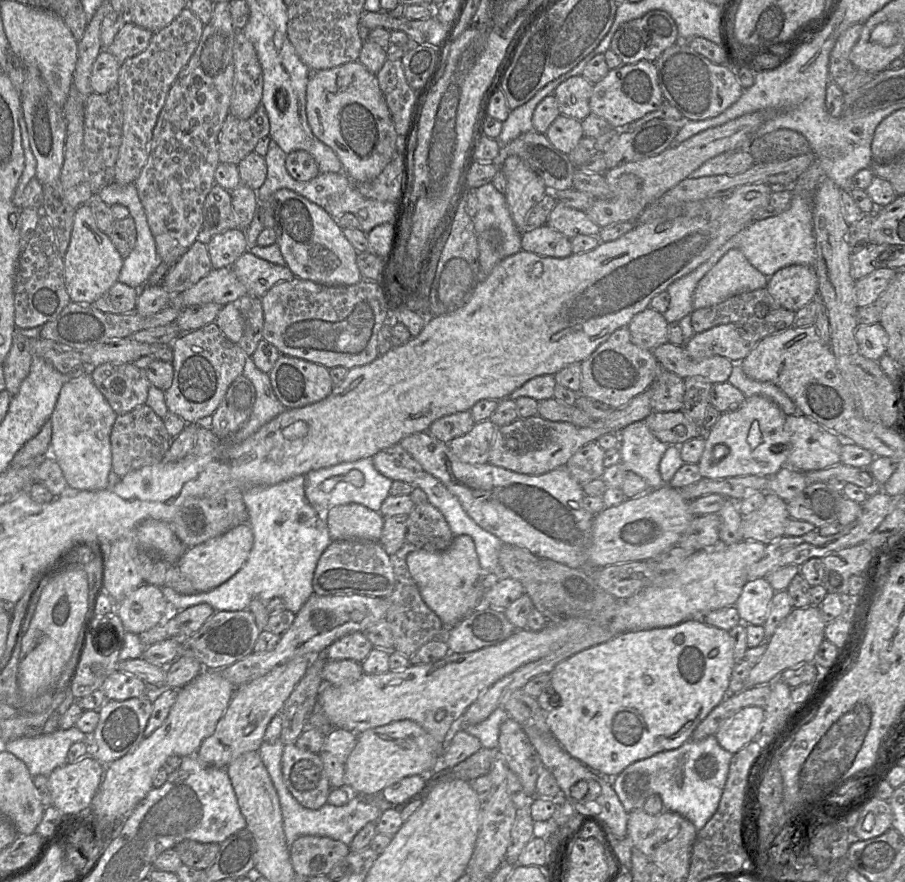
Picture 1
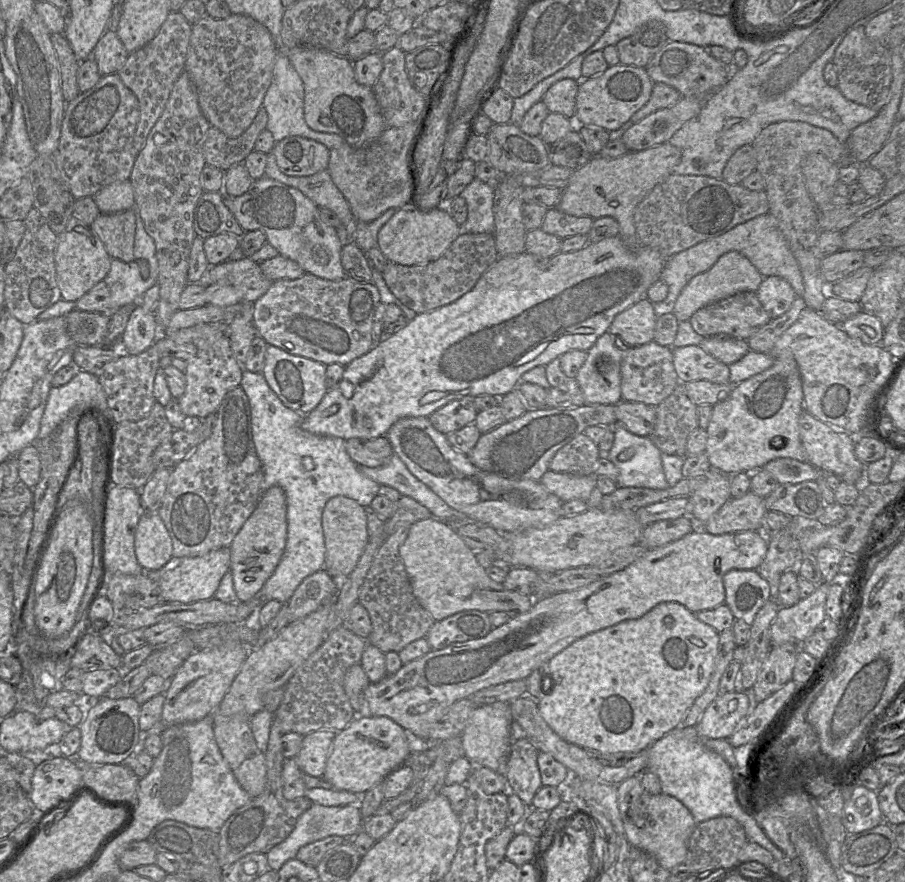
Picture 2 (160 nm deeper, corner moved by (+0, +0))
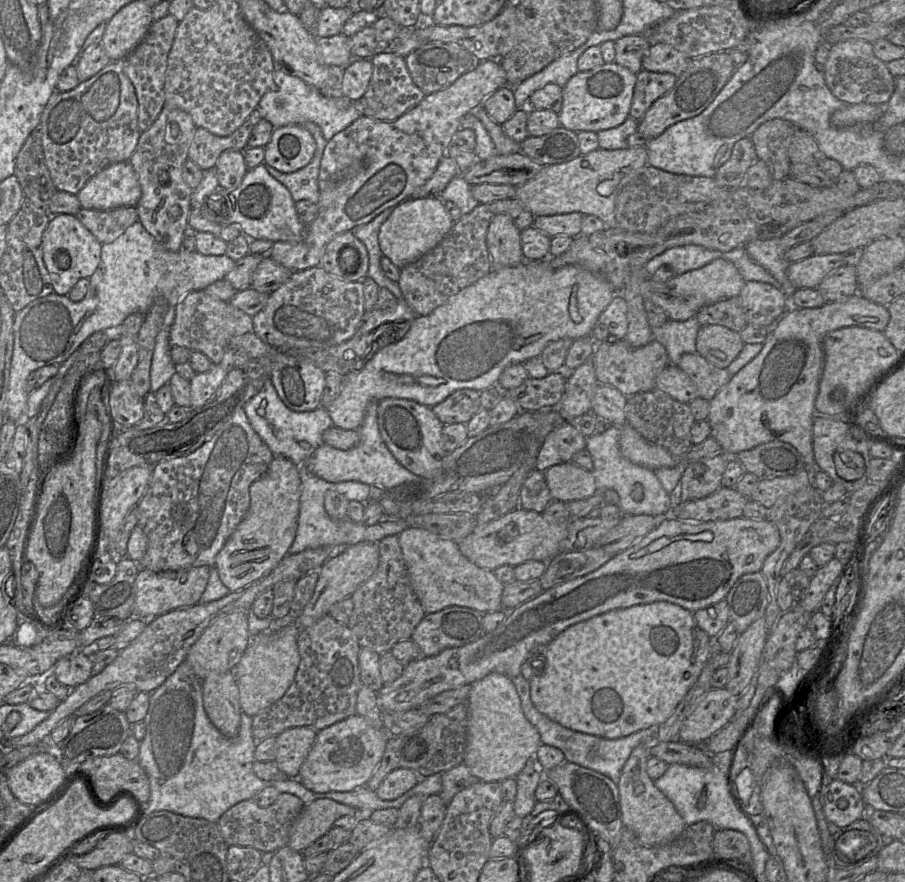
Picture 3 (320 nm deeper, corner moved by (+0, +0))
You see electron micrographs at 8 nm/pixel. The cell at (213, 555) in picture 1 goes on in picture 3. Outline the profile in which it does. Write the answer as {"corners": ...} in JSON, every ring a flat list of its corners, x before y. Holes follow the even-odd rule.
{"corners":[[203,565,163,572,140,569,134,582,134,615,144,620,149,620,167,612,188,608,199,603,212,567,215,566]]}

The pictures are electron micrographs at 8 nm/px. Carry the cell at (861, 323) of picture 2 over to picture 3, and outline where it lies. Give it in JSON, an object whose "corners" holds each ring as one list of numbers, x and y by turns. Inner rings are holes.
{"corners":[[859,293,842,301,827,302,819,308,789,307,777,320,775,330,769,335,760,353,733,375,728,384,710,400,710,411,707,418,711,427,710,436,719,443,722,452,728,457,735,457,742,451,767,442,788,443,801,455,805,467,810,472,810,482,814,484,814,475,819,469,812,447,813,420,816,415,815,399,824,368,824,337,829,332,850,326,883,332,889,319,887,306,867,300]]}

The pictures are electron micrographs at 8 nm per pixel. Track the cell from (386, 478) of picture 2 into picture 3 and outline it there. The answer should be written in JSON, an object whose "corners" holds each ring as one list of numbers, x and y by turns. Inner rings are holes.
{"corners":[[371,402,367,407,364,421,357,430,360,434,357,446,340,450,324,443,311,454,307,467,314,475,328,482,359,481,384,490,421,479,398,462,382,439,377,421,377,404,378,402]]}

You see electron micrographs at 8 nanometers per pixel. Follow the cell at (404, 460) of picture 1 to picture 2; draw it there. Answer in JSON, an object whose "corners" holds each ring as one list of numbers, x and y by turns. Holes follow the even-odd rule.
{"corners":[[386,435,371,438,350,438,345,440,345,448,357,465,379,467,392,455,393,448]]}

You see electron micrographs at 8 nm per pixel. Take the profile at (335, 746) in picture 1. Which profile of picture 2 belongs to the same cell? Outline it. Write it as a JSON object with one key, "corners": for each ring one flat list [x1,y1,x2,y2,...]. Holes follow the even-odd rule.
{"corners":[[319,730,303,736,300,751,294,757,302,772,313,777,323,777,336,734,332,730]]}

